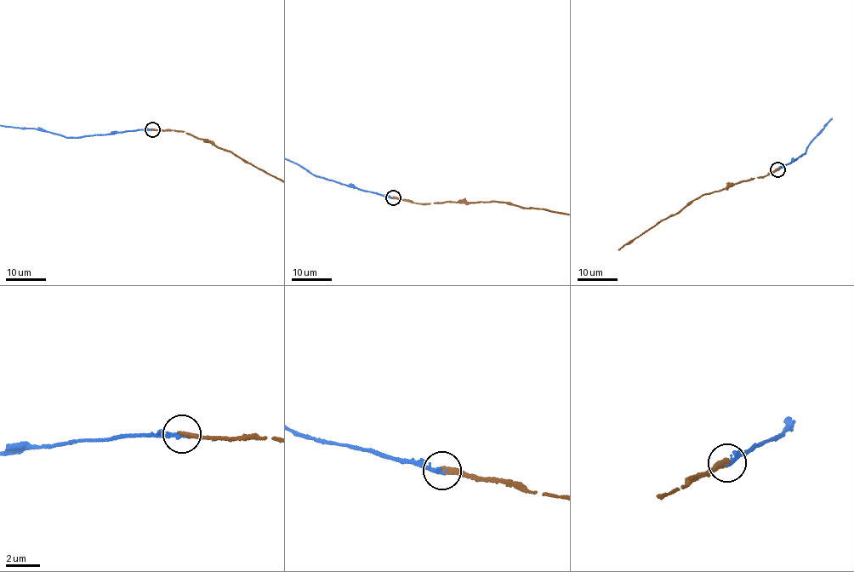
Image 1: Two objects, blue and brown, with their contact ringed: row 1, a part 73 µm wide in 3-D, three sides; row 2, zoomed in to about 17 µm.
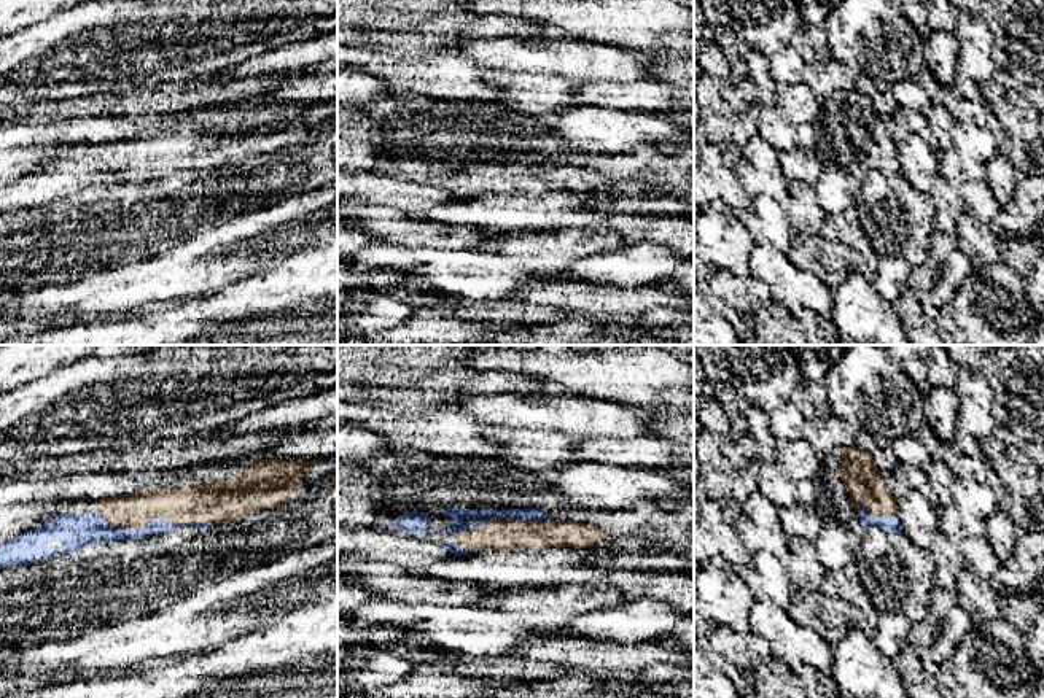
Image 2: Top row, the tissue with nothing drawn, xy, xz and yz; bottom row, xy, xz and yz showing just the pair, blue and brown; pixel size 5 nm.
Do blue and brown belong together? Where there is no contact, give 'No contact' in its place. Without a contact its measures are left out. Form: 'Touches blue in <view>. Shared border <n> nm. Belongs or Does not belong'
Touches blue in xz. Shared border 440 nm. Belongs

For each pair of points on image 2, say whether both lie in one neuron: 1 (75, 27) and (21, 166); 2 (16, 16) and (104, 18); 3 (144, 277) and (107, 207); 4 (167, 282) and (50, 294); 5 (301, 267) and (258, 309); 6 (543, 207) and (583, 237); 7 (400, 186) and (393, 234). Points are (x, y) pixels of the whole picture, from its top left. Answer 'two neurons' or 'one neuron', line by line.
1: two neurons
2: two neurons
3: two neurons
4: one neuron
5: one neuron
6: two neurons
7: two neurons

